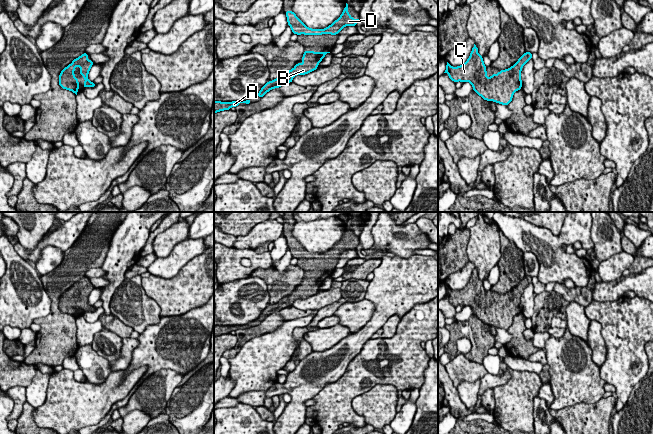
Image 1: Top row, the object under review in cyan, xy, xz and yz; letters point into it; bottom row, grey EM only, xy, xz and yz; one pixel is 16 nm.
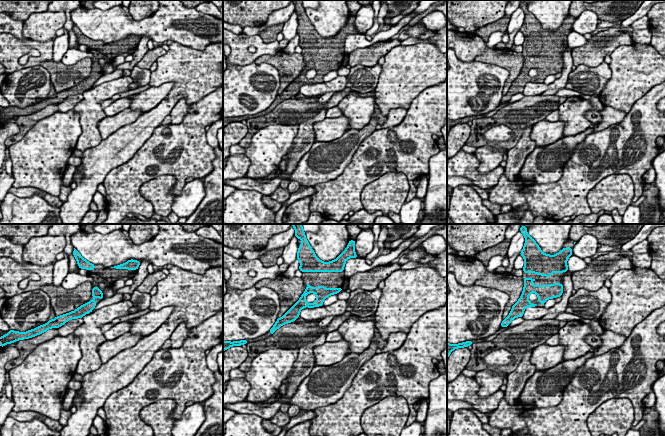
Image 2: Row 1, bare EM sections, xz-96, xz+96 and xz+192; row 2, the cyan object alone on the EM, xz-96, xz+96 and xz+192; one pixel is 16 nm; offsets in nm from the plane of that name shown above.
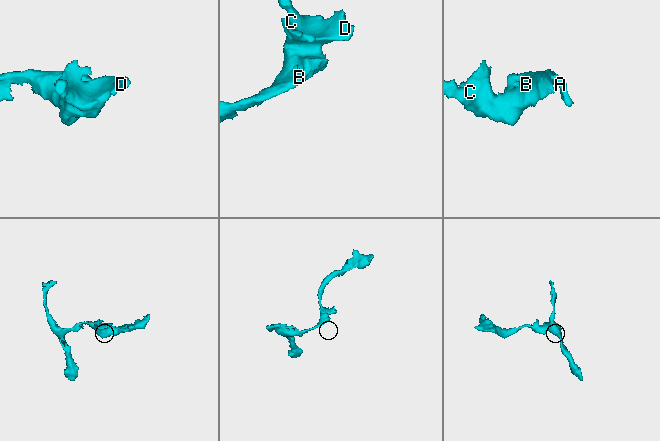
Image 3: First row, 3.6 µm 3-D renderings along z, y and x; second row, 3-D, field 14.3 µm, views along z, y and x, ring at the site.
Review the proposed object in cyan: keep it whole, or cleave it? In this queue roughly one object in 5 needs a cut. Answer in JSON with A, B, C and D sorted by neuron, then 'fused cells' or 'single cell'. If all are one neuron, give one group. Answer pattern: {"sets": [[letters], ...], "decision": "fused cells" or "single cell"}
{"sets": [["A", "B", "C", "D"]], "decision": "single cell"}

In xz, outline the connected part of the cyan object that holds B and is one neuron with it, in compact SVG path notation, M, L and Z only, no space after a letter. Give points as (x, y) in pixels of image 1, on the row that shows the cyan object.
M304 51L302 62L297 63L293 69L287 73L282 74L277 79L267 82L256 95L258 97L263 97L268 91L279 88L280 86L291 83L293 77L296 75L305 75L317 69L318 64L322 61L324 56L330 52L314 52L314 51Z

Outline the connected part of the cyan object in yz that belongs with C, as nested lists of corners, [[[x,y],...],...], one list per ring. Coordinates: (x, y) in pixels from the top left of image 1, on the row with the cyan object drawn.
[[[474,44],[468,60],[461,66],[452,67],[448,62],[444,73],[455,83],[458,81],[470,82],[473,91],[484,100],[494,101],[508,105],[513,94],[522,88],[521,70],[528,60],[532,59],[531,52],[525,52],[519,60],[510,68],[501,70],[492,77],[487,77],[486,66],[483,57],[478,54],[478,48]]]

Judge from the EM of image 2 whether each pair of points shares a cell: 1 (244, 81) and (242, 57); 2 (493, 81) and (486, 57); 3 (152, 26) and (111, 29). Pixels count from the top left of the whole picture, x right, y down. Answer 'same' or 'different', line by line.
1: different
2: different
3: same

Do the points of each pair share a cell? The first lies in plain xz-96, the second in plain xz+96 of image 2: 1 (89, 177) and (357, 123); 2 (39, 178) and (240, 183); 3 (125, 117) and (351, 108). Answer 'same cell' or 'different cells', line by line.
1: different cells
2: different cells
3: different cells

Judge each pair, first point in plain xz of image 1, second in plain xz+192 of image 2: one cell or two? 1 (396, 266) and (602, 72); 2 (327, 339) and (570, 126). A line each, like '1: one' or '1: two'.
1: two
2: two

